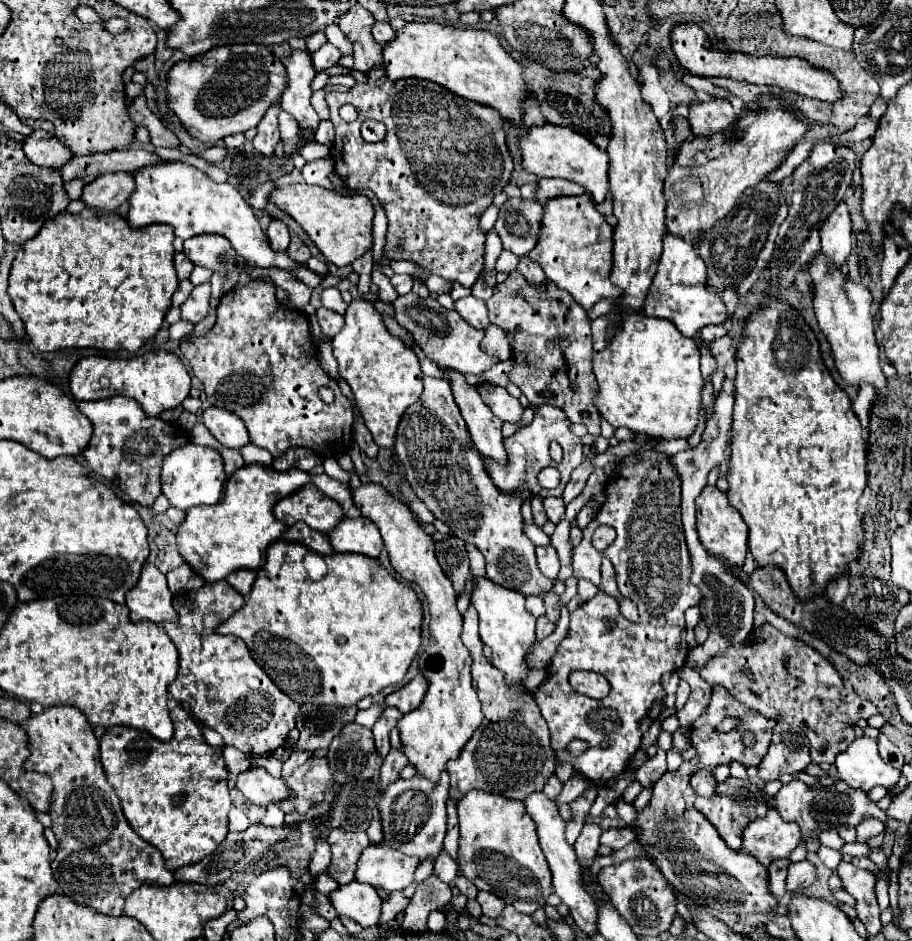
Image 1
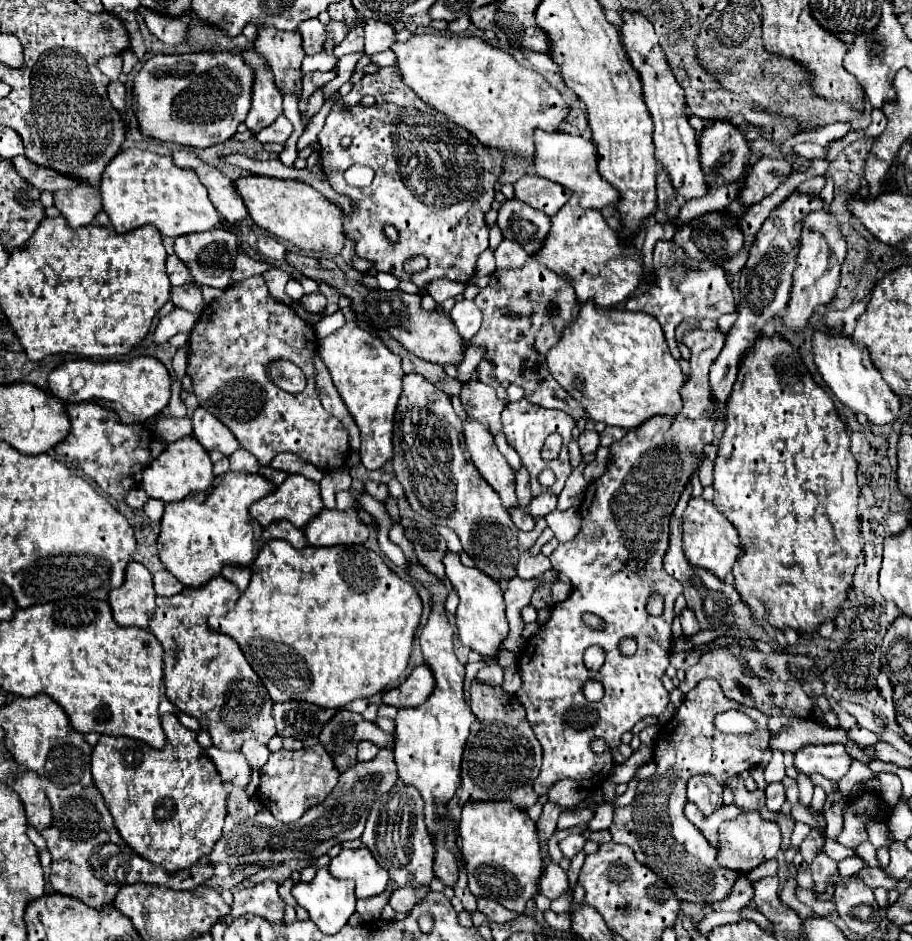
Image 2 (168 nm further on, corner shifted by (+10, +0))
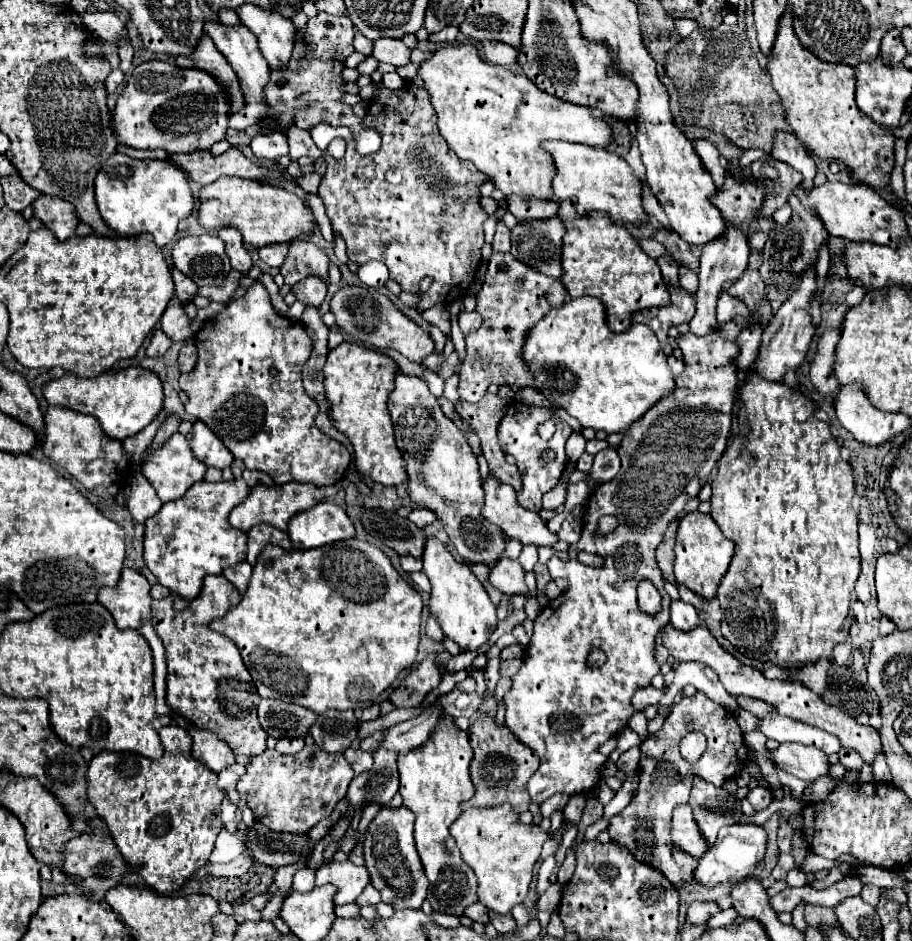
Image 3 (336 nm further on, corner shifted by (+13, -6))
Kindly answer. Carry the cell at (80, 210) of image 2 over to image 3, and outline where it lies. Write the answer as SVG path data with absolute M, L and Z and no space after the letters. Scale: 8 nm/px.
M38 196L34 206L36 218L44 222L46 228L50 228L58 240L68 240L76 234L78 216L74 216L74 208L66 204L66 200L58 200L56 196Z

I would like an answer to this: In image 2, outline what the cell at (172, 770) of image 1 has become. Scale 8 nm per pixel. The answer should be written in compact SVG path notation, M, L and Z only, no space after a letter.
M165 714L161 718L161 724L167 736L163 750L155 750L133 738L101 736L97 746L93 748L91 774L127 846L141 854L141 858L153 862L155 866L161 866L167 874L173 874L175 870L189 868L197 860L207 856L213 850L215 842L221 838L223 820L227 814L227 792L213 762L197 744L197 732L181 726L175 714Z

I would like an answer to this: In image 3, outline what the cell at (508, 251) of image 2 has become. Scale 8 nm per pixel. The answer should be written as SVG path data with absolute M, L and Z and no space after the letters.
M498 222L496 226L496 236L494 236L494 242L492 242L492 250L494 252L508 252L510 250L510 230Z

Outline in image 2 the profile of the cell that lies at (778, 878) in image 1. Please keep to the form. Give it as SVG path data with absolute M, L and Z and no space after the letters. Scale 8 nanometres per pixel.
M741 876L741 880L735 882L731 894L719 902L713 902L713 910L733 910L739 912L743 906L747 906L753 900L753 888L747 876Z

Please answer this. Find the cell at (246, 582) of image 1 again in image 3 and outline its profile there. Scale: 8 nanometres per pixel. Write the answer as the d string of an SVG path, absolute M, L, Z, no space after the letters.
M240 562L236 564L234 568L226 568L226 572L222 572L222 576L226 580L230 580L240 594L246 592L246 586L248 586L248 580L250 580L250 574L252 574L252 566L248 562Z

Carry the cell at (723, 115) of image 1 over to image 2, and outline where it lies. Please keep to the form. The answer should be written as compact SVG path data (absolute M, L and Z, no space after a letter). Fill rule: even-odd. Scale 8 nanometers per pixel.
M713 122L713 126L707 126L701 134L699 146L701 146L701 166L709 184L717 182L719 178L723 182L737 182L745 178L751 148L743 132L735 128L731 122ZM725 154L731 154L731 160L717 168L717 162Z

